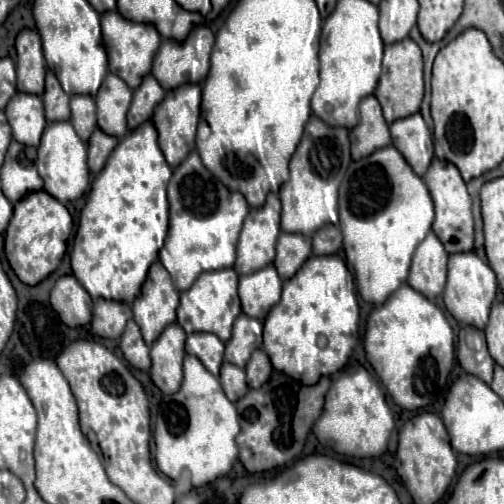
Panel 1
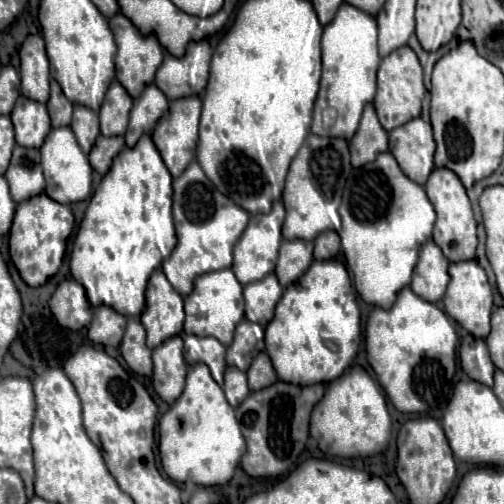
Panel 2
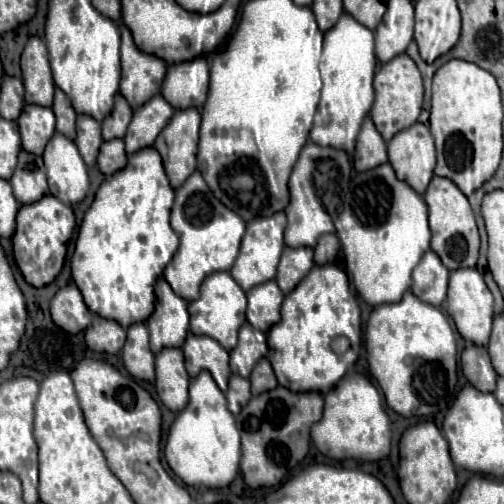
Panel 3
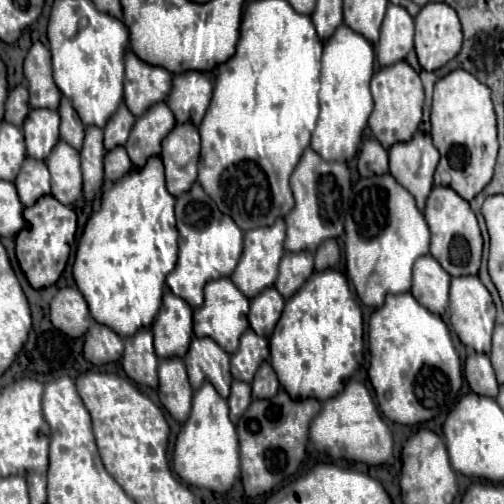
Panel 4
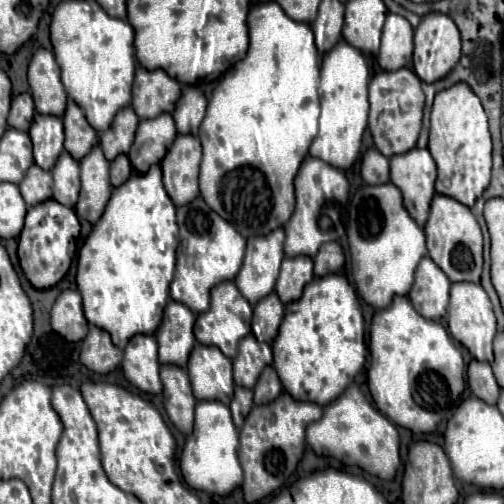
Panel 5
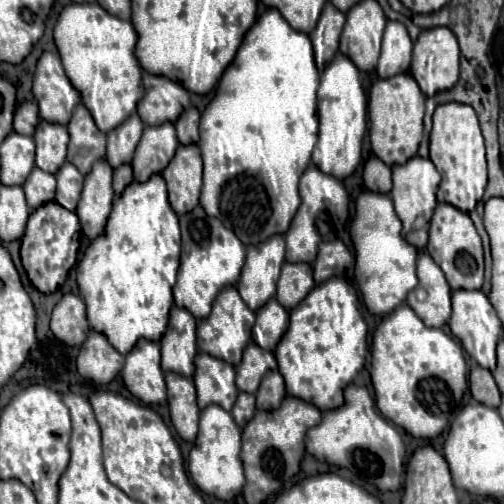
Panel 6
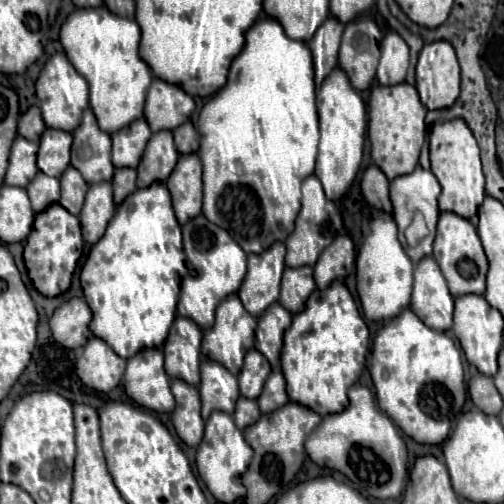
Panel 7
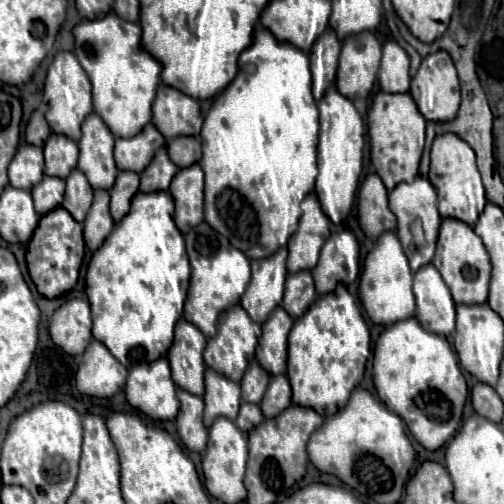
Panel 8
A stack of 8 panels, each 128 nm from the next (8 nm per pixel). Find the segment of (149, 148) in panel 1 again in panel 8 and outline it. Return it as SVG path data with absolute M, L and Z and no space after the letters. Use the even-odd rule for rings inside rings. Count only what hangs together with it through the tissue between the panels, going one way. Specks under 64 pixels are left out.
M138 192L132 208L94 252L86 294L92 308L92 336L128 370L166 356L174 340L174 326L182 318L190 284L190 262L184 238L176 228L174 204L168 192Z

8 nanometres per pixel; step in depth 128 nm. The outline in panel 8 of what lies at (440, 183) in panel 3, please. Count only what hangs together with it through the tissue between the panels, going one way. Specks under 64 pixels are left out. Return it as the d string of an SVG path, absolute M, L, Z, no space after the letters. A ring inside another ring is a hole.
M442 220L438 248L436 248L436 256L434 256L432 264L442 274L456 304L470 306L470 304L484 304L488 300L492 262L490 262L490 256L484 248L482 240L474 234L472 226L460 224L460 220Z

